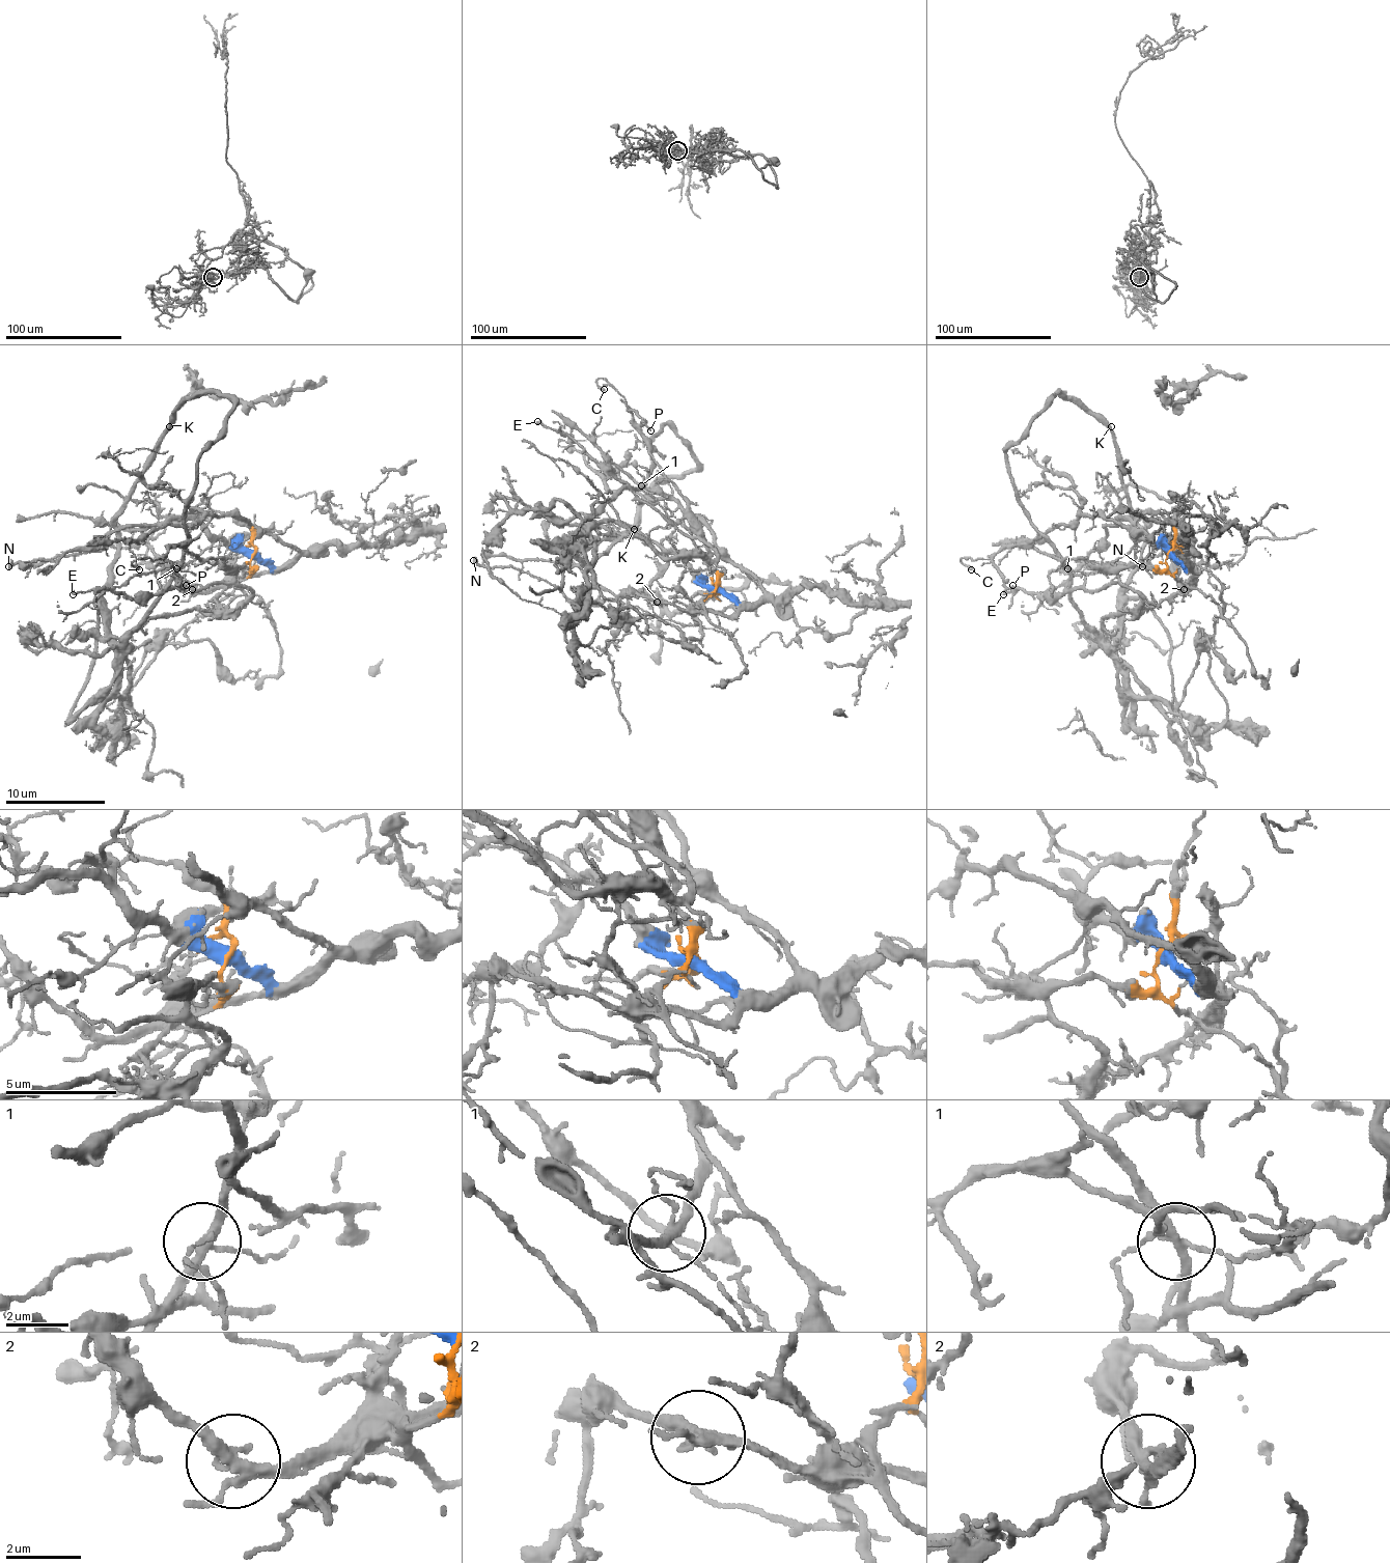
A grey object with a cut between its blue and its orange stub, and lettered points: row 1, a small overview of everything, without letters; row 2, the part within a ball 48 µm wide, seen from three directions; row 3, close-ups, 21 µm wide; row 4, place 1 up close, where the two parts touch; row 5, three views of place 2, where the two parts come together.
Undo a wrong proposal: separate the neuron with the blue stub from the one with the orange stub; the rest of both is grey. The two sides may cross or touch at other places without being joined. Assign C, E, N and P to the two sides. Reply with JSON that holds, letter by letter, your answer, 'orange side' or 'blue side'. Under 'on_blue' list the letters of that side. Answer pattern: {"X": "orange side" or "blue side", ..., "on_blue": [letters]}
{"C": "orange side", "E": "orange side", "N": "blue side", "P": "orange side", "on_blue": ["N"]}

